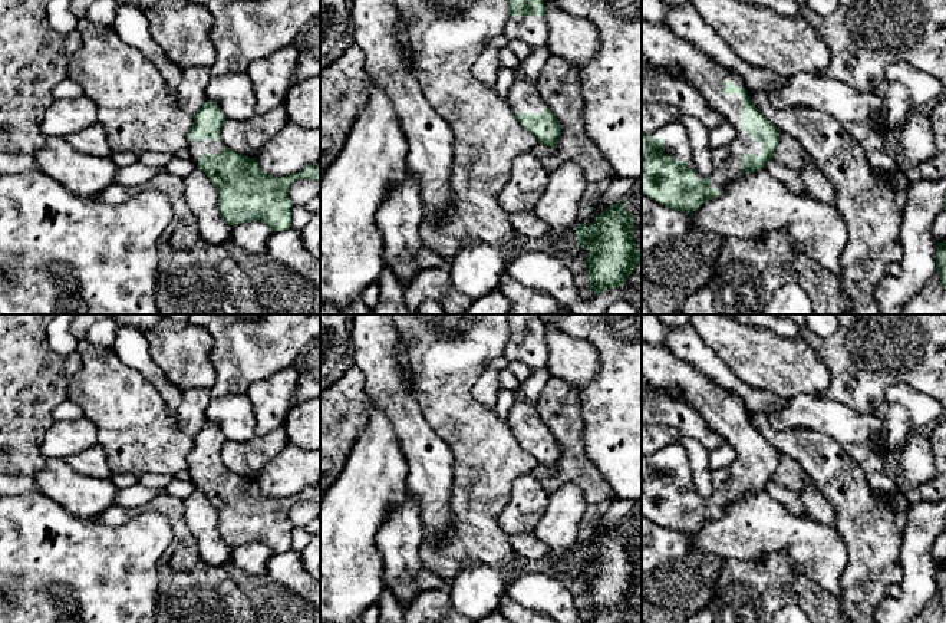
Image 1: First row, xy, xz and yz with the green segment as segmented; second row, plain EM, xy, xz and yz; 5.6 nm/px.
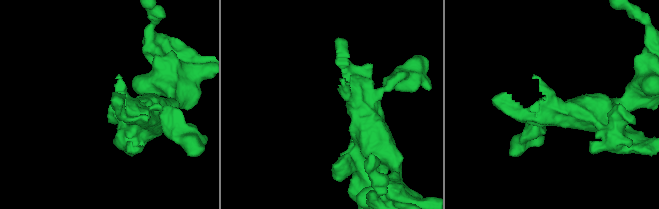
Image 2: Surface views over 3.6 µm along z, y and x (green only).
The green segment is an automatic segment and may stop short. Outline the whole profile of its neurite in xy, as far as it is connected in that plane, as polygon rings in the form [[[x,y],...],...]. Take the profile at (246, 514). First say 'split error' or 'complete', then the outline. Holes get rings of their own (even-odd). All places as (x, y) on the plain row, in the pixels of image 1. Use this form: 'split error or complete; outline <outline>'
split error; outline [[[207,422],[194,438],[187,469],[197,490],[201,490],[218,512],[218,531],[225,544],[247,543],[267,545],[273,553],[291,548],[289,511],[297,501],[314,501],[320,507],[320,487],[304,488],[296,497],[267,497],[256,479],[231,472],[221,462],[225,436]]]

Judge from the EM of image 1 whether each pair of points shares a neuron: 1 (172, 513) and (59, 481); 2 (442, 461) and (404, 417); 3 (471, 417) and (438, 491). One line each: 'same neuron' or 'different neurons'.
1: different neurons
2: same neuron
3: different neurons

